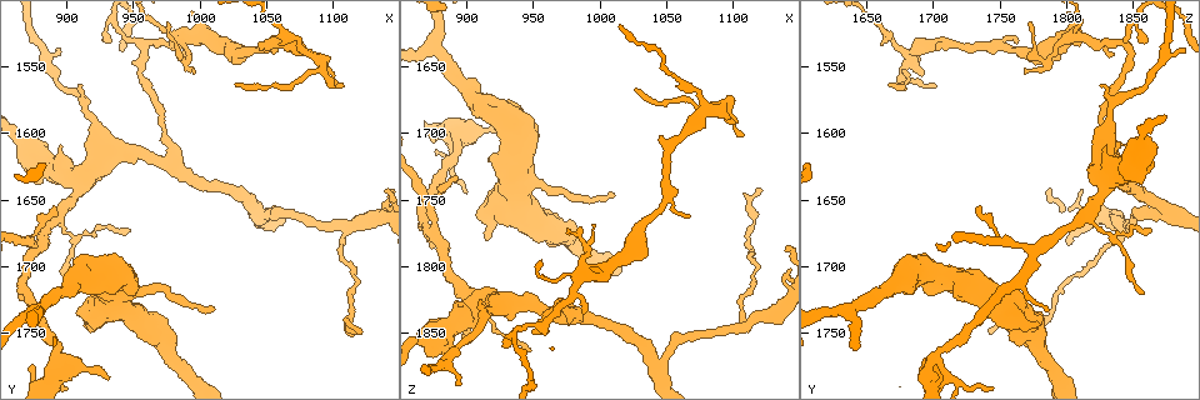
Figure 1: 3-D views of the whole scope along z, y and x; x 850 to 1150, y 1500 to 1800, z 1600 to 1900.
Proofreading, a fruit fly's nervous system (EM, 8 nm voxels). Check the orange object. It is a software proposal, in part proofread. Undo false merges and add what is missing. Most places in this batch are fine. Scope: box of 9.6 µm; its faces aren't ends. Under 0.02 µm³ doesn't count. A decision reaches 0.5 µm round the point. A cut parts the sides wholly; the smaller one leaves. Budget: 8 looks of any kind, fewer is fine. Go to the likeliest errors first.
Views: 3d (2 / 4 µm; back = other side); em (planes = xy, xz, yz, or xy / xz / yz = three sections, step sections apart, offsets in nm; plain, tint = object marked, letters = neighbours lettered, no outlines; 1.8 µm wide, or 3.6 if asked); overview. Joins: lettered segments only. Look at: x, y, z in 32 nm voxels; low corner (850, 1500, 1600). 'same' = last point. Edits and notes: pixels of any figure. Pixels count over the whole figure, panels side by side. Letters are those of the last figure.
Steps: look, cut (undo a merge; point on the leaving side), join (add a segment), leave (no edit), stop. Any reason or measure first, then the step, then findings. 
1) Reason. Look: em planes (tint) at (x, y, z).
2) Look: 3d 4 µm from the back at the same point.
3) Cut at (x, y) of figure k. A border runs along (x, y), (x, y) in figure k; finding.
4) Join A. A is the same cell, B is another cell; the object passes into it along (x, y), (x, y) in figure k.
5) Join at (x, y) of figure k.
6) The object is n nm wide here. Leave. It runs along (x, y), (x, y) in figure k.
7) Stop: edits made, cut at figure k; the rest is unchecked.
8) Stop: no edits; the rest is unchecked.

Abrupt turn. Look: 3d 2 µm at (988, 1526, 1808).

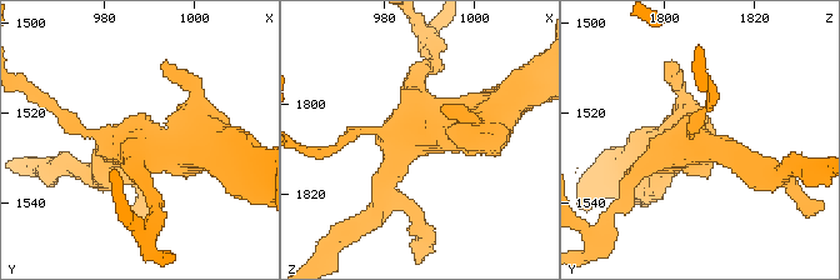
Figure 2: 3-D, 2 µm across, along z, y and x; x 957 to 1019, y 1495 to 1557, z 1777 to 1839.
Need the tissue. Look: em xy step 8 (plain) at (987, 1526, 1806).

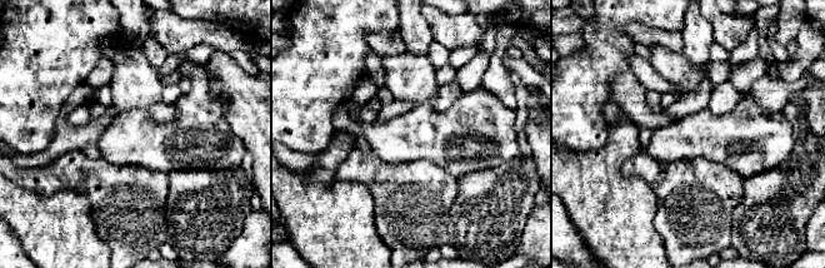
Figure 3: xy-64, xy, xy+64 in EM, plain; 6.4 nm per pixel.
See the neighbours. Look: em xy step 8 (letters) at the same point.

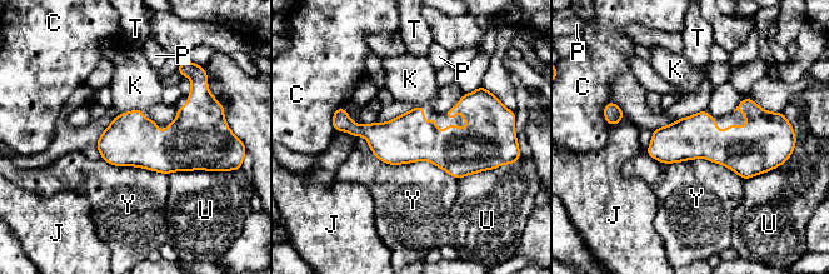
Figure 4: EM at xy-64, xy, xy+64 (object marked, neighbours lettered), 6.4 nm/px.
Leave. C, J, K, P, T, U and Y are other cells; a border runs along (143, 110), (128, 110), (115, 116) in figure 4; all the same cell.

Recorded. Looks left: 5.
Sharp bend. Look: em xy step 8 (tint) at (976, 1620, 1836).

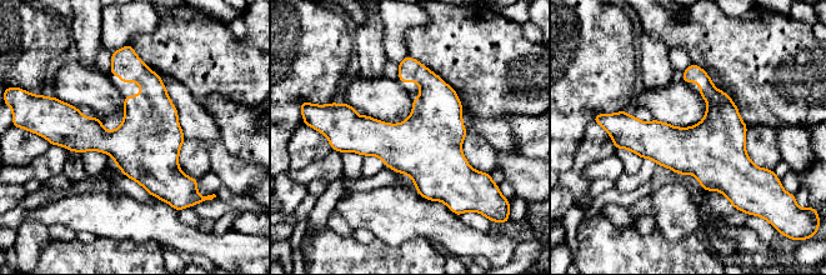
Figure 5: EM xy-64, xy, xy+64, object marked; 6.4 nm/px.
Look: em xy step 8 (letters) at the same point.

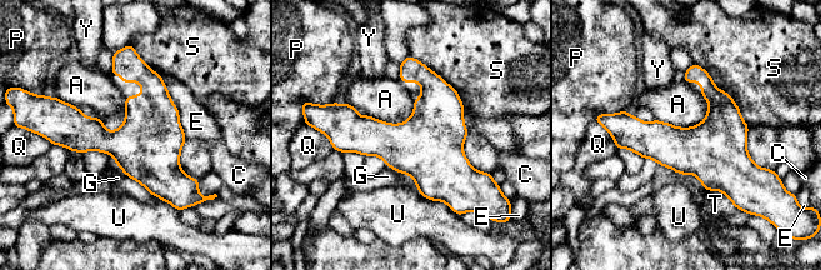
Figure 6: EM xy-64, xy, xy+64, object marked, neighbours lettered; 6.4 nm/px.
Leave. A, C, E, G, P, Q, S, T, U and Y are other cells; a border runs along (709, 103), (691, 126), (655, 119) in figure 6; continuous, no second cell.

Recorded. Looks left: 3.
Free end. Look: em planes (letters) at (910, 1564, 1826).

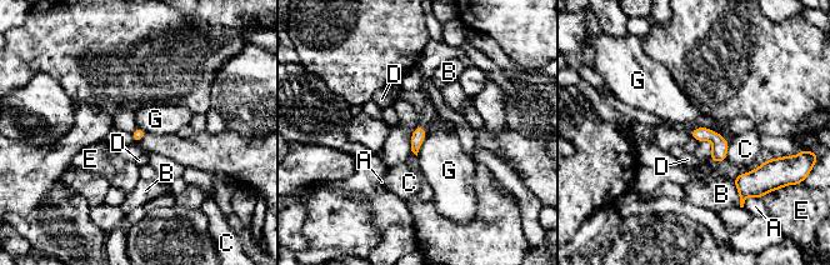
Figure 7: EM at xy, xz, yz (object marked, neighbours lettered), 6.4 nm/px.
The longest contact is with E, 240 nm. Leave. A, B, C, D, E and G are other cells; a border runs along (698, 126), (719, 133), (728, 143) in figure 7; no lettered segment goes on from it.

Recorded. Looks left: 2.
Abrupt turn. Look: em planes (tint) at (1106, 1672, 1848).

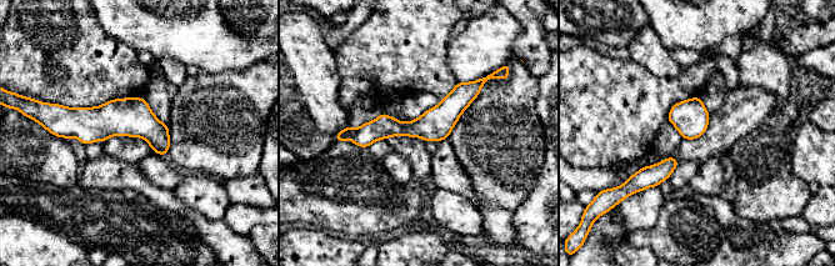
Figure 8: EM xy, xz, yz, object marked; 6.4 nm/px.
See the neighbours. Look: em planes (letters) at the same point.

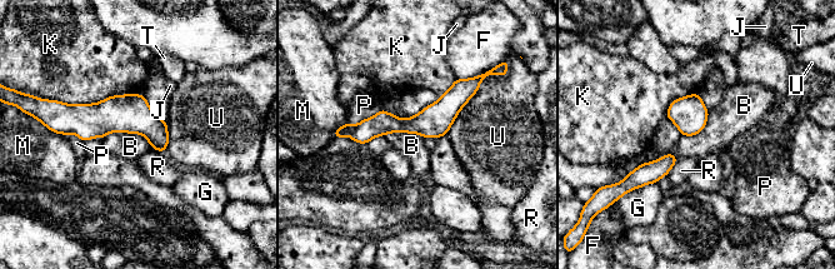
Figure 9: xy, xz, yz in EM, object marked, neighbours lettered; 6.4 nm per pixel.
Leave. B, F, G, J, K, M, P, R, T and U are other cells; a border runs along (103, 138), (140, 133), (150, 145) in figure 9; continuous, no second cell.

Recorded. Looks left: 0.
Stop: no edits; the rest is unchecked.

